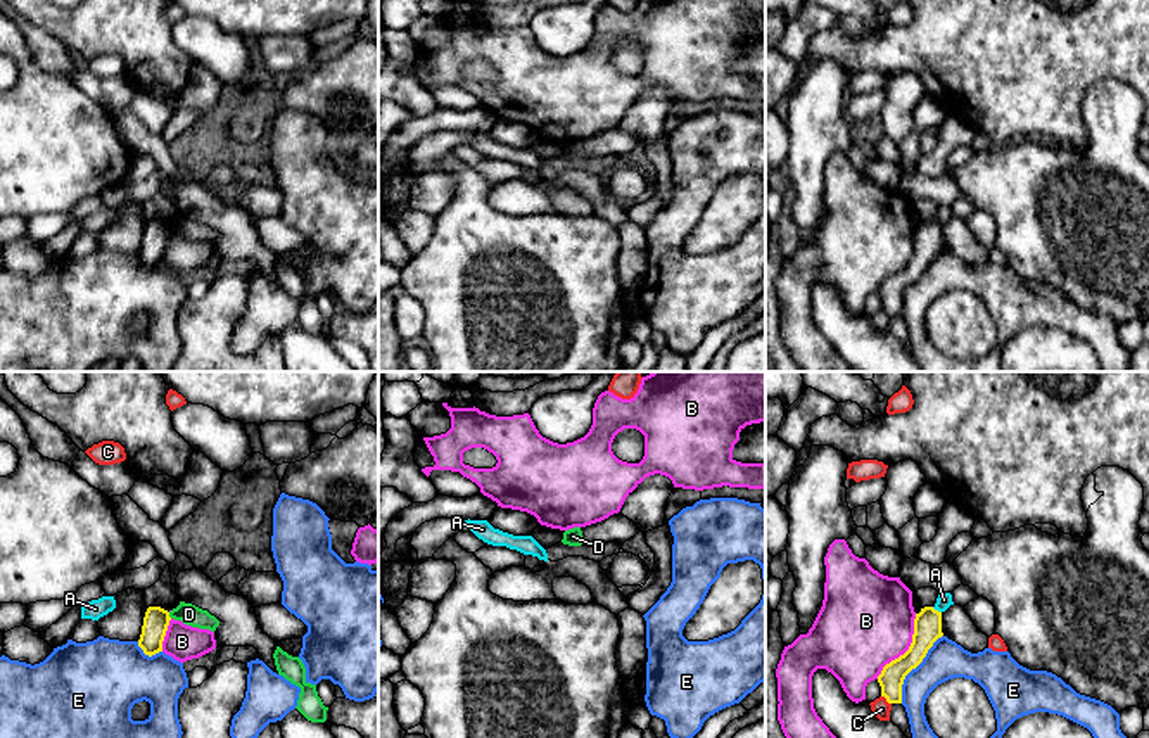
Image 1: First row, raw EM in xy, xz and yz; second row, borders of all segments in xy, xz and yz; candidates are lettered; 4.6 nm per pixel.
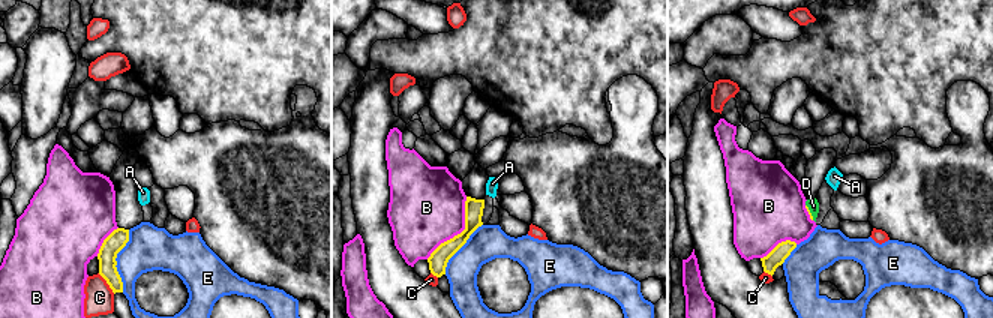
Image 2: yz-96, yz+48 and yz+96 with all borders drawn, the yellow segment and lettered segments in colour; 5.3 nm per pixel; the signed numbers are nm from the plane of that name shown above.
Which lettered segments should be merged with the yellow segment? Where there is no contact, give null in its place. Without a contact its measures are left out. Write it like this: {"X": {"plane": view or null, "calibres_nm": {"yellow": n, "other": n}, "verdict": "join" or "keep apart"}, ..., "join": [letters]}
{"A": {"plane": "yz", "calibres_nm": {"yellow": 130, "other": 70}, "verdict": "keep apart"}, "B": {"plane": "yz", "calibres_nm": {"yellow": 130, "other": 440}, "verdict": "keep apart"}, "C": {"plane": "yz", "calibres_nm": {"yellow": 120, "other": 80}, "verdict": "keep apart"}, "D": {"plane": "xy", "calibres_nm": {"yellow": 120, "other": 100}, "verdict": "keep apart"}, "E": {"plane": "yz", "calibres_nm": {"yellow": 130, "other": 180}, "verdict": "keep apart"}, "join": []}

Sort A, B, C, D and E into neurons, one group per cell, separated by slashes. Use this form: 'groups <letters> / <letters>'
groups A / B / C / D / E

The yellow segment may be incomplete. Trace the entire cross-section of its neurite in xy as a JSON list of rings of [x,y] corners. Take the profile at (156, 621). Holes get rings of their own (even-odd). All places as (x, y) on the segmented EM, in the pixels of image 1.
[[[149,607],[143,617],[138,646],[152,657],[162,652],[162,641],[169,626],[169,612],[161,607]]]

